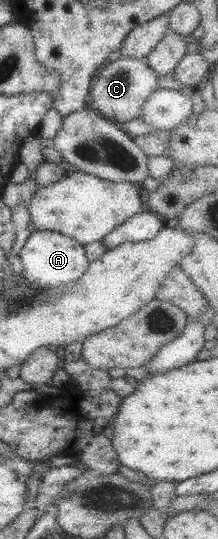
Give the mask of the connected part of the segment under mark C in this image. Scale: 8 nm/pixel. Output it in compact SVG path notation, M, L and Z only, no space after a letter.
M120 58L103 66L94 78L87 106L104 118L127 122L140 117L143 105L158 88L159 76L145 59Z

